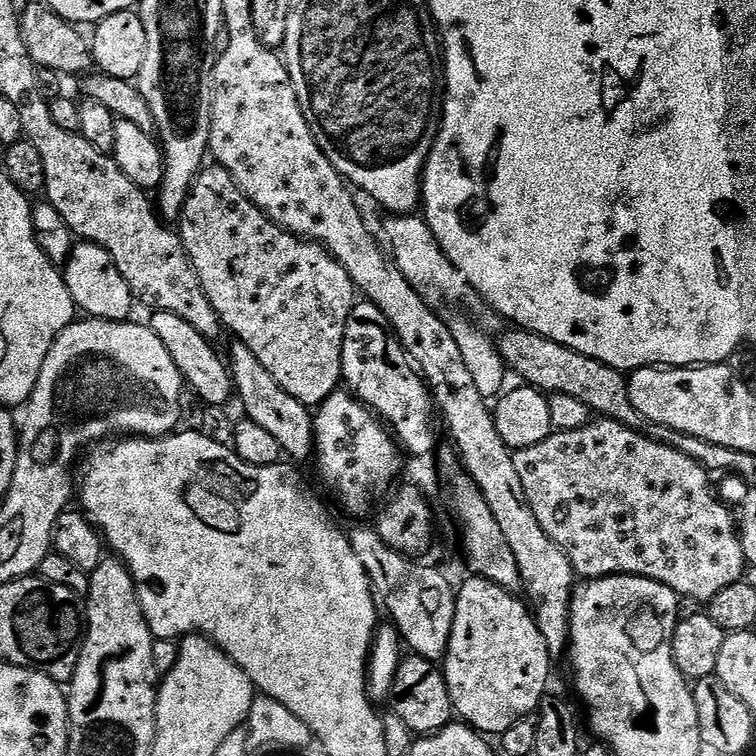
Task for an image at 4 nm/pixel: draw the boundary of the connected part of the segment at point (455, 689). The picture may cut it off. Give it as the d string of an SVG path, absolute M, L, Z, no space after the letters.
M468 578L456 592L454 626L450 630L448 652L442 661L444 681L452 699L452 711L463 723L488 738L498 738L514 722L533 715L540 707L540 699L549 691L548 675L554 657L546 650L546 638L536 625L536 619L519 595L506 591L489 580Z

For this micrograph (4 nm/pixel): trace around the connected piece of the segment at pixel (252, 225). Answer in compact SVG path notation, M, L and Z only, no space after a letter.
M212 162L201 168L196 180L192 183L190 194L184 203L184 209L178 221L178 235L184 243L184 251L188 254L188 261L192 263L192 268L200 279L200 288L210 298L210 306L218 315L220 323L225 329L228 328L236 335L235 339L244 344L254 352L254 358L270 372L270 378L290 394L290 398L298 398L310 410L315 409L331 392L337 391L341 387L342 377L342 338L346 334L346 318L350 318L350 310L358 303L358 293L356 285L343 266L341 266L332 255L328 253L321 244L314 240L305 240L302 236L296 236L293 232L288 232L284 228L279 228L274 221L266 215L246 194L240 190L234 182L232 175L227 172L221 164Z

